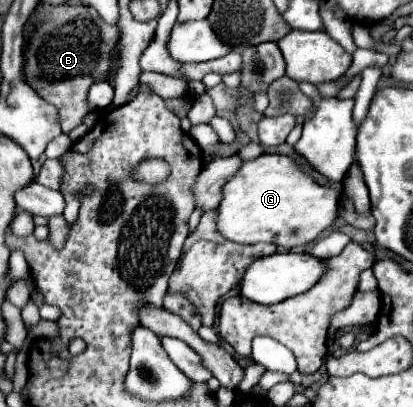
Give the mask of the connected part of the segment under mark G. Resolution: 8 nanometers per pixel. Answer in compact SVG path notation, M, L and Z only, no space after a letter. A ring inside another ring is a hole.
M260 155L244 161L242 167L222 185L222 201L216 209L218 231L234 243L274 243L286 249L308 245L336 219L338 193L320 187L302 173L286 155Z

